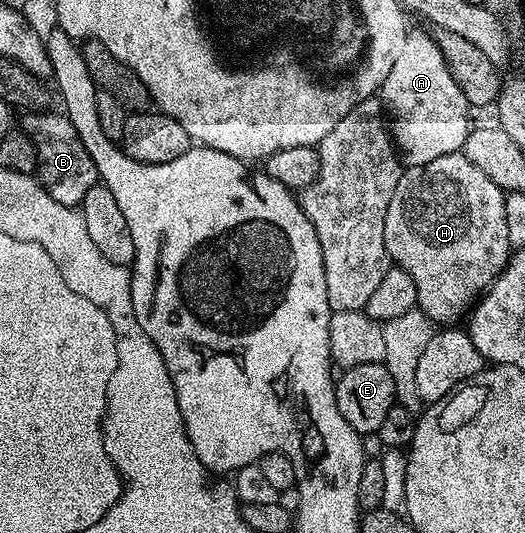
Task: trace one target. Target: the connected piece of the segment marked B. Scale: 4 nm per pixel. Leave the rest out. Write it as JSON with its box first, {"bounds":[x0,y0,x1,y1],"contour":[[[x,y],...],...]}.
{"bounds":[23,112,99,207],"contour":[[[29,112],[24,115],[23,129],[37,149],[35,177],[46,192],[59,200],[59,204],[80,207],[90,188],[98,185],[99,175],[91,156],[87,156],[87,148],[83,148],[79,141],[79,132],[75,132],[71,120],[61,112],[49,113]]]}

